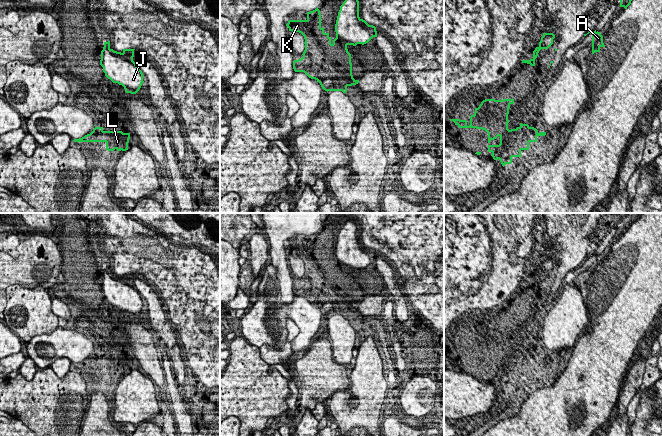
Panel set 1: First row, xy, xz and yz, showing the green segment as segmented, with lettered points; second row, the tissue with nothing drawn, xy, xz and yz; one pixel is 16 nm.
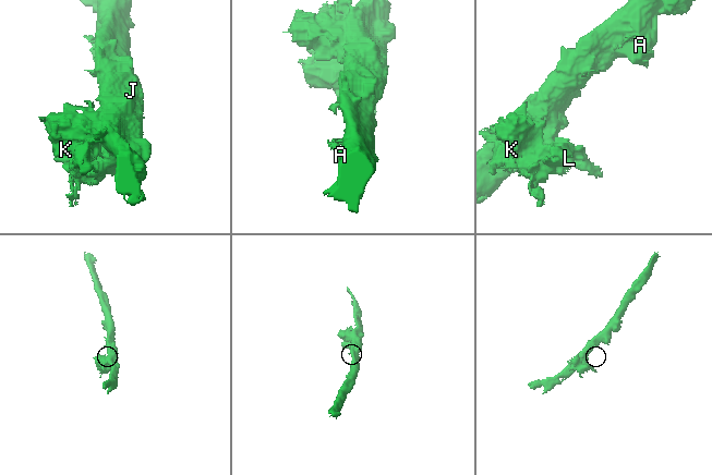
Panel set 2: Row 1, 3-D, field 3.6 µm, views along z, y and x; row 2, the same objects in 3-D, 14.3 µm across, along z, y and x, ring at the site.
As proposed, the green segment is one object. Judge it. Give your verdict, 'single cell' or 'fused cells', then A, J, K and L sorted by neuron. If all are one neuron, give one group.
single cell; A J K L

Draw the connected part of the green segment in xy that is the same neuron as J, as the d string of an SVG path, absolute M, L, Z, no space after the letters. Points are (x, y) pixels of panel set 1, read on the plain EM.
M110 265L104 266L100 289L105 300L113 307L122 309L126 317L136 318L143 305L143 297L133 285L135 273L123 273L117 276L110 272Z

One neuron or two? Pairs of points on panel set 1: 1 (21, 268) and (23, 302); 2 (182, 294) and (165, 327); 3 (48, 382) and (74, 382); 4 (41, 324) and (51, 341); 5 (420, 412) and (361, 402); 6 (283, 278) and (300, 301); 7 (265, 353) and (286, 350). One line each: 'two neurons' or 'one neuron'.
1: two neurons
2: two neurons
3: one neuron
4: two neurons
5: two neurons
6: two neurons
7: one neuron

